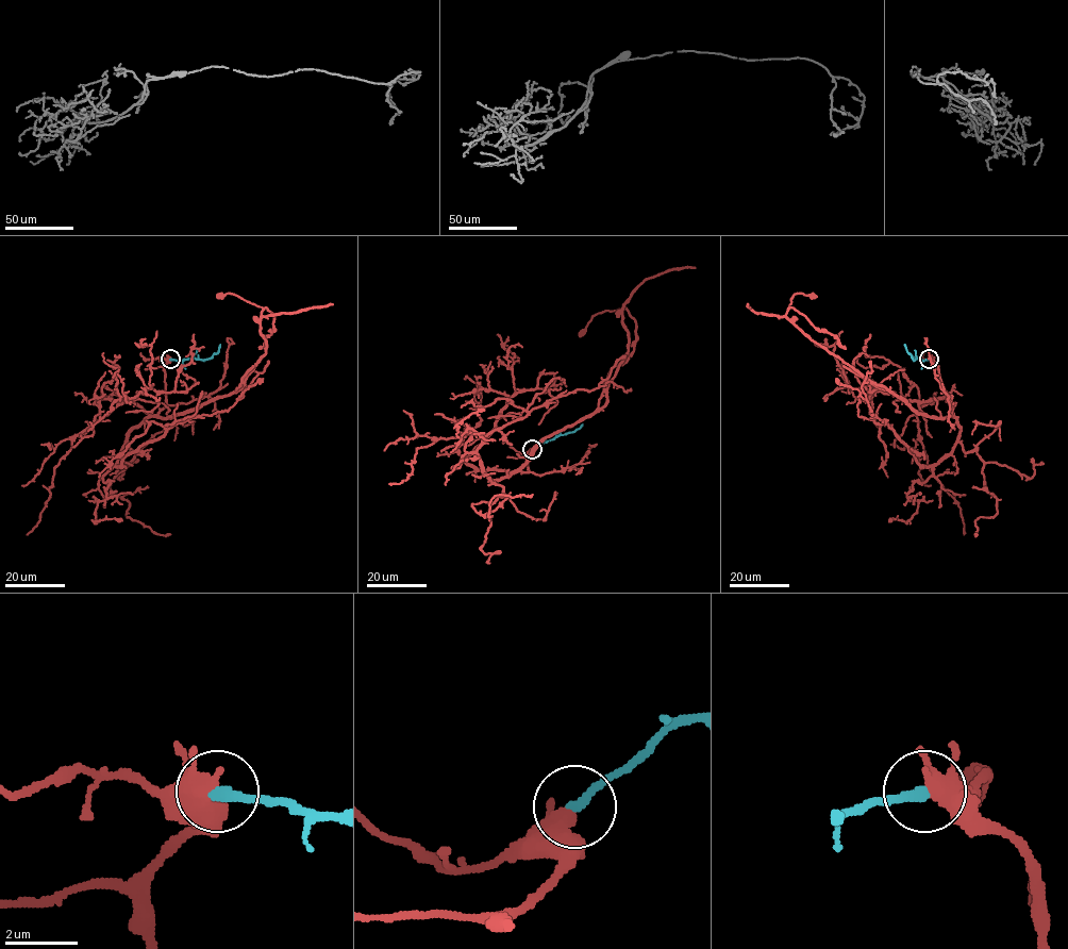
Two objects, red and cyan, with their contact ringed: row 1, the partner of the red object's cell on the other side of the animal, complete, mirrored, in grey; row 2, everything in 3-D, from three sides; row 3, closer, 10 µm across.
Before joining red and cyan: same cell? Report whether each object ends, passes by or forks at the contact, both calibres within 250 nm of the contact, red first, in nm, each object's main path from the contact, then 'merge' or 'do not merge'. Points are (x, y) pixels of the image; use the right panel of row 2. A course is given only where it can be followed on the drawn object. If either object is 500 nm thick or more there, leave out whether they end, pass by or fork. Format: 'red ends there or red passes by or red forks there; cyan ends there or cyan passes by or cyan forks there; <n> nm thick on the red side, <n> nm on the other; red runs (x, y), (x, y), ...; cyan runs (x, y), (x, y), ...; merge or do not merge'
red forks there; cyan ends there; 340 nm thick on the red side, 280 nm on the other; red runs (929, 359), (938, 366), (952, 406), (944, 417), (920, 415), (783, 316), (755, 313), (748, 303); cyan runs (929, 359), (913, 359), (904, 344); merge

